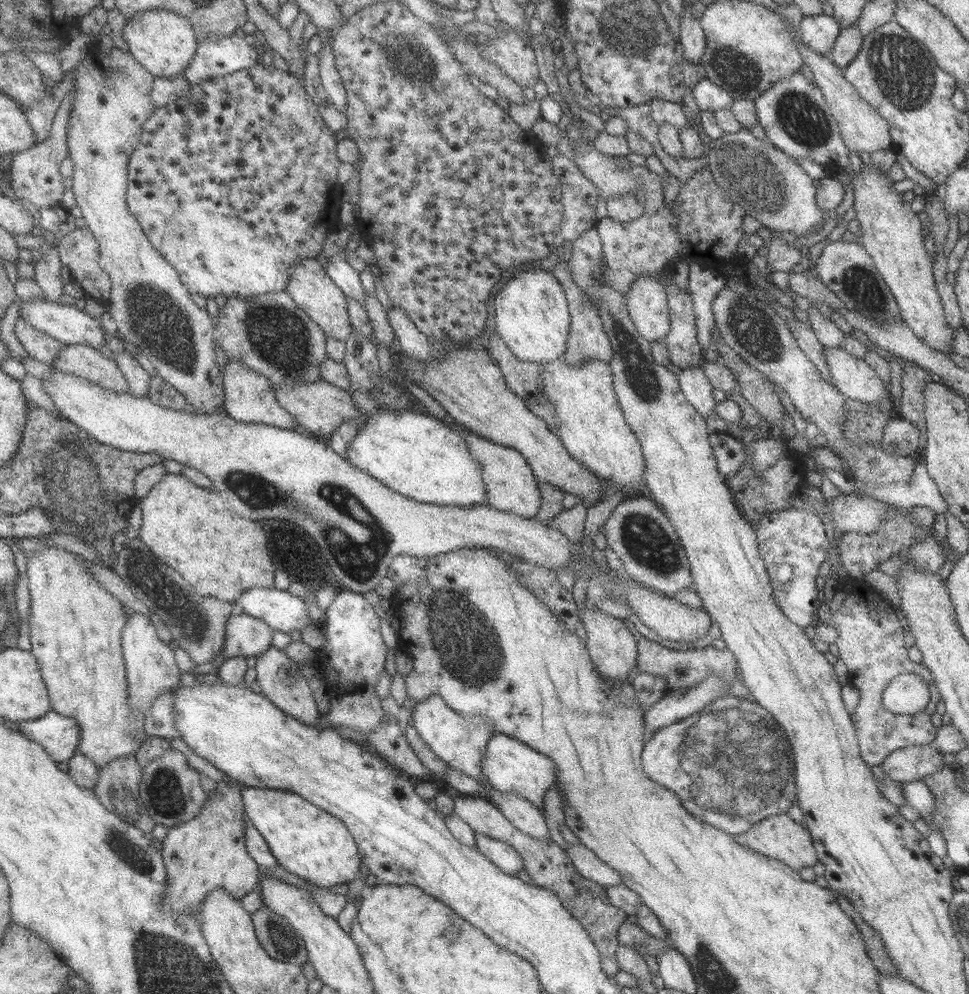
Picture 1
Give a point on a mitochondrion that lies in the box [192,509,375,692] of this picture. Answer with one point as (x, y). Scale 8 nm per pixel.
(274, 528)

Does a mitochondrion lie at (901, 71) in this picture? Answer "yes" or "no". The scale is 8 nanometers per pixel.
yes

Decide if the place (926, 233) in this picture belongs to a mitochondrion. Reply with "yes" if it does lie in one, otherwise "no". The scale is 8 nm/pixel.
no

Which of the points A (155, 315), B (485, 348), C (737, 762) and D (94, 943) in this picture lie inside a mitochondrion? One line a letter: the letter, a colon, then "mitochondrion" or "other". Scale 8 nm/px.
A: mitochondrion
B: other
C: mitochondrion
D: other

